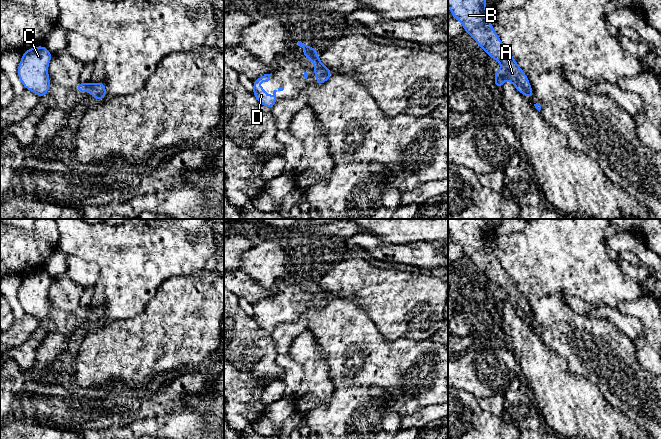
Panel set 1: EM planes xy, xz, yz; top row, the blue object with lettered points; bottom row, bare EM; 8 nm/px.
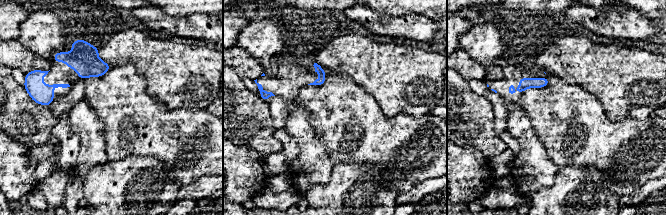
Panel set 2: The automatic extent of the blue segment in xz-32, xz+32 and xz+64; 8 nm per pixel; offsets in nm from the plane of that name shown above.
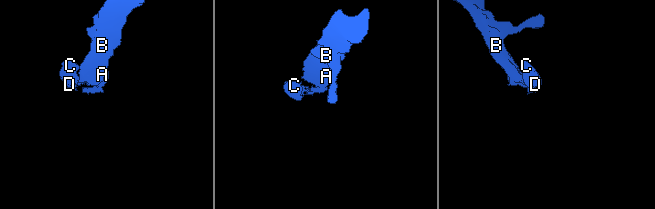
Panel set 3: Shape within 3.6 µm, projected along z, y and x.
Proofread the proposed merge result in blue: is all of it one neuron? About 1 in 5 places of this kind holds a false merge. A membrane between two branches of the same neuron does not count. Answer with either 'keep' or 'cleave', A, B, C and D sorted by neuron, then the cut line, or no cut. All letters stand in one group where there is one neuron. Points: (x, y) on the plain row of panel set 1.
keep; groups A B C D; cut none

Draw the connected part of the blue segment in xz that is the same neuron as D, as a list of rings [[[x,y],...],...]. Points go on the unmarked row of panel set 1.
[[[264,298],[259,300],[257,303],[252,305],[253,308],[253,319],[256,321],[256,323],[259,325],[260,328],[272,332],[275,327],[278,325],[276,321],[276,316],[277,315],[283,315],[283,311],[279,311],[277,314],[273,315],[273,319],[271,321],[266,319],[266,313],[262,311],[258,311],[257,308],[259,306],[268,306],[270,304],[271,298]]]

